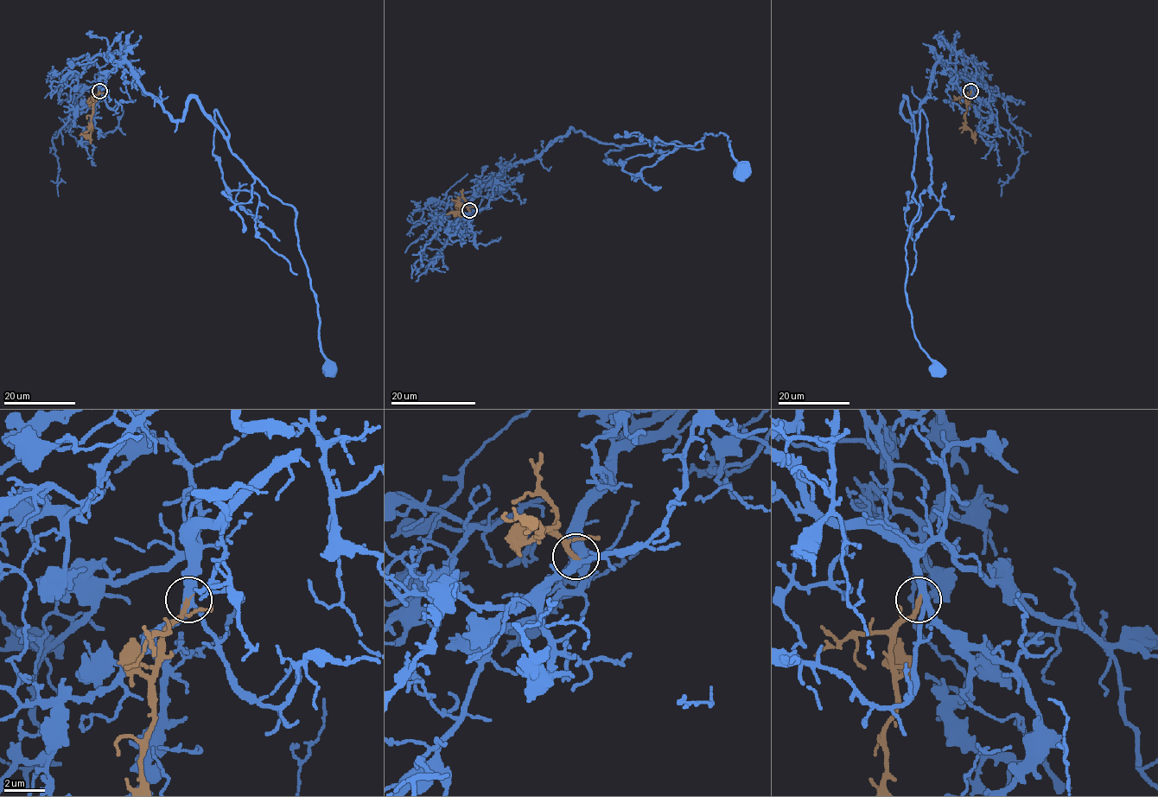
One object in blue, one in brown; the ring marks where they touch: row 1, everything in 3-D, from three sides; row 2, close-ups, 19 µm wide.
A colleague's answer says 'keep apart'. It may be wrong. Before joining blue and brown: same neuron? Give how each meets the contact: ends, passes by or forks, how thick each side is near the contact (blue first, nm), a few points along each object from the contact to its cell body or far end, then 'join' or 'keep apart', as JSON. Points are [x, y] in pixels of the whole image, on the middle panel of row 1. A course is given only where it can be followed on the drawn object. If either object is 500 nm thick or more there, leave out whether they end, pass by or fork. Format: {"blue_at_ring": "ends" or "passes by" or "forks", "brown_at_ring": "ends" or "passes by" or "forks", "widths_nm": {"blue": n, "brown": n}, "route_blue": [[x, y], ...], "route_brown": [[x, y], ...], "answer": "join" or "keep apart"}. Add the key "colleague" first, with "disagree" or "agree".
{"colleague": "disagree", "blue_at_ring": "forks", "brown_at_ring": "ends", "widths_nm": {"blue": 280, "brown": 240}, "route_blue": [[470, 211], [505, 168], [572, 128], [601, 143], [695, 149], [706, 133], [722, 133], [741, 169]], "route_brown": [[470, 211], [461, 203], [459, 212], [447, 213]], "answer": "join"}

